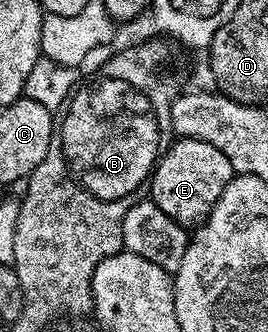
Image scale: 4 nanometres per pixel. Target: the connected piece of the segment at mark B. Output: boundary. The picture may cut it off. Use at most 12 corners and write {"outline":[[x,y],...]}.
{"outline":[[126,79],[79,86],[58,145],[78,186],[120,200],[149,180],[161,126]]}

